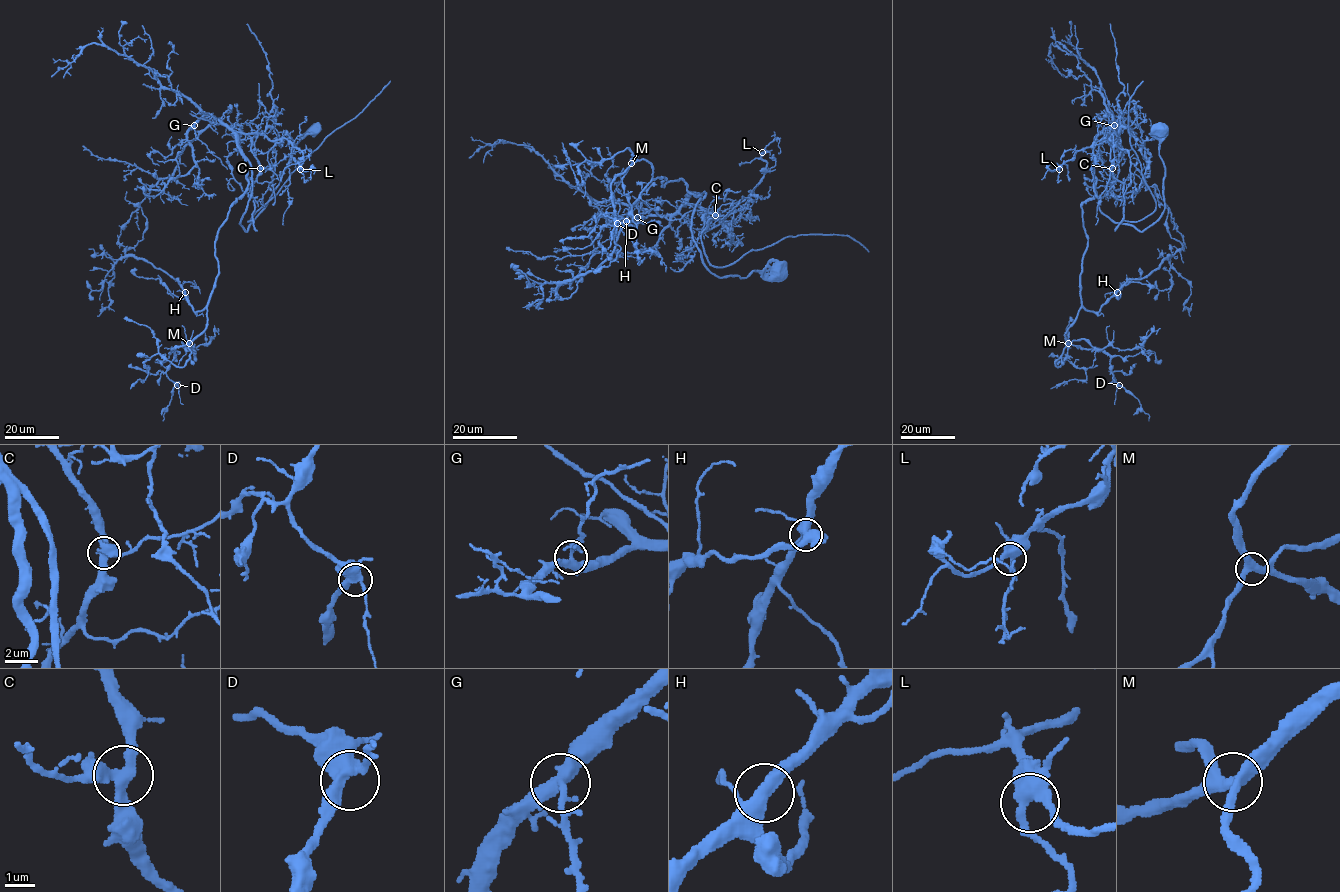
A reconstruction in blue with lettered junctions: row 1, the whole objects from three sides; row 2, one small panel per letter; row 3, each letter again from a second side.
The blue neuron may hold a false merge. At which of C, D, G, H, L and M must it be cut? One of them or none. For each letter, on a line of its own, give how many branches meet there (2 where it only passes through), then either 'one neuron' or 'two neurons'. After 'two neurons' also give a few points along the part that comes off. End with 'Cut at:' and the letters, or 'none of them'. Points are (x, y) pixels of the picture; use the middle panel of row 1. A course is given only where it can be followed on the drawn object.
C: 3 | two neurons | (715, 215), (701, 233), (703, 253), (715, 266), (727, 266), (749, 251), (802, 234), (848, 235), (869, 252)
D: 3 | one neuron
G: 3 | one neuron
H: 3 | one neuron
L: 3 | one neuron
M: 3 | one neuron
Cut at: C

